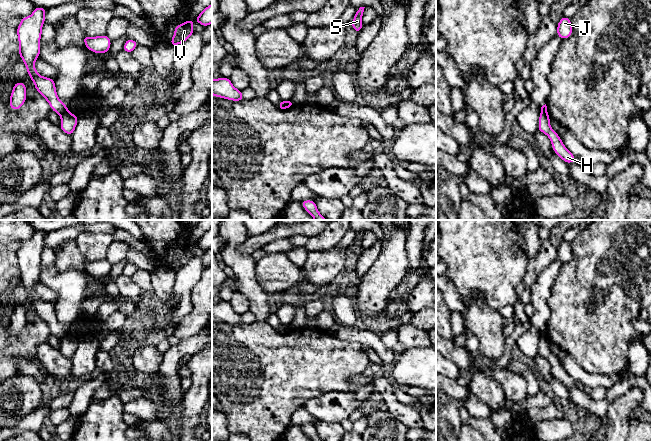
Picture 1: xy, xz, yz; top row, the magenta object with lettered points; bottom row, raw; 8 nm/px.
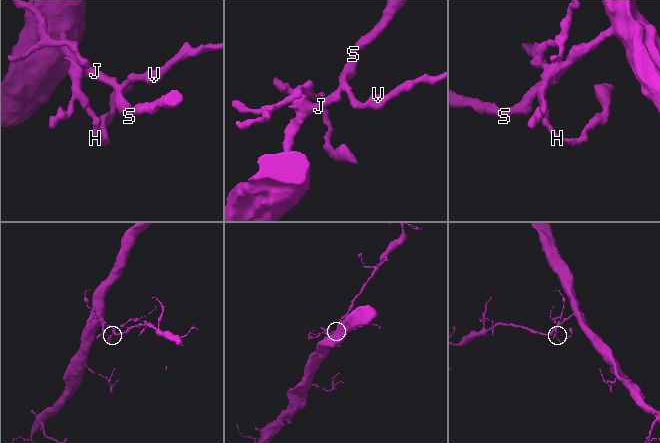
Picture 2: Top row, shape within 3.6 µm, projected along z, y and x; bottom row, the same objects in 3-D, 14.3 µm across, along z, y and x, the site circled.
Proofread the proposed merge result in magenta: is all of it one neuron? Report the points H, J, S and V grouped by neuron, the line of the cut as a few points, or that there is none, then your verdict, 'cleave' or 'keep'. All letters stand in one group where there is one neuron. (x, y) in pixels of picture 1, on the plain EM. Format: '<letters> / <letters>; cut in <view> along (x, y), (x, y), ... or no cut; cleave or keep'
H / J S V; cut in xy along (67, 333), (60, 339); cleave

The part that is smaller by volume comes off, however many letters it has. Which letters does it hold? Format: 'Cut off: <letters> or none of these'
Cut off: H

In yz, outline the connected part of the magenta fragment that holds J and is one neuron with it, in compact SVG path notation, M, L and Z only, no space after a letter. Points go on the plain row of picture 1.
M563 240L557 248L557 260L561 263L567 263L572 259L571 243Z

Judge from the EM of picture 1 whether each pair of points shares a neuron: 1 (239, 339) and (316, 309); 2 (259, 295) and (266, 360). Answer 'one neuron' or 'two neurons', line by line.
1: two neurons
2: two neurons

